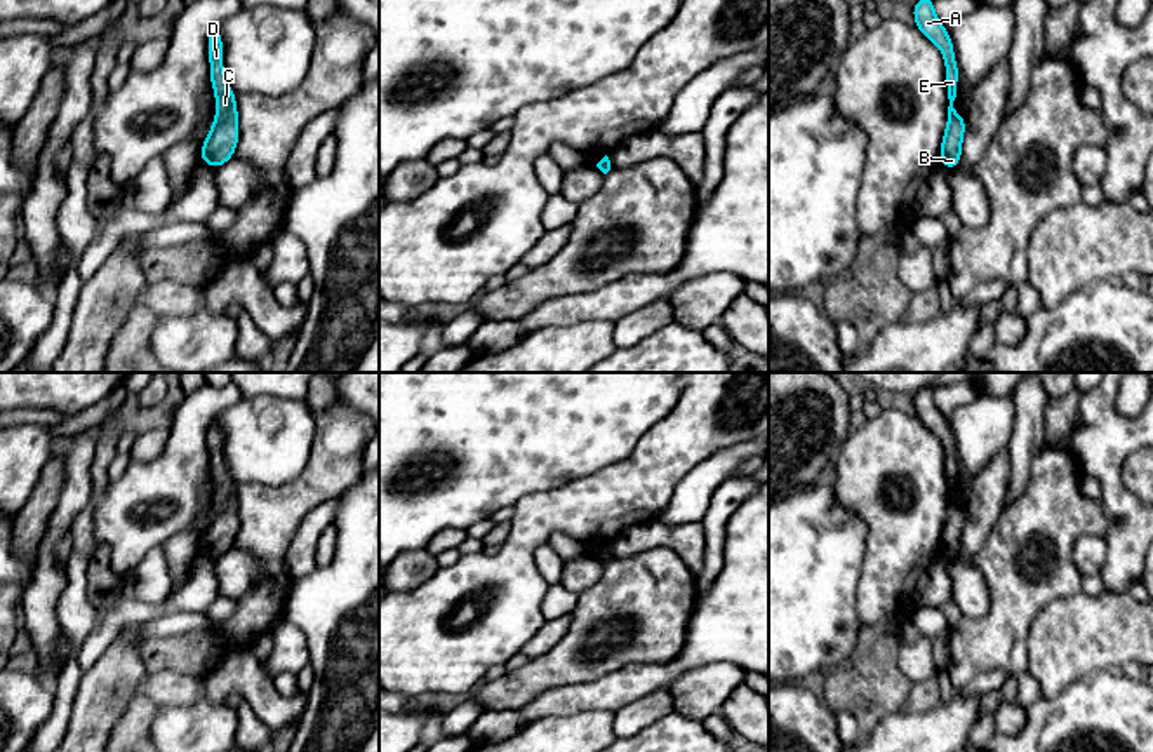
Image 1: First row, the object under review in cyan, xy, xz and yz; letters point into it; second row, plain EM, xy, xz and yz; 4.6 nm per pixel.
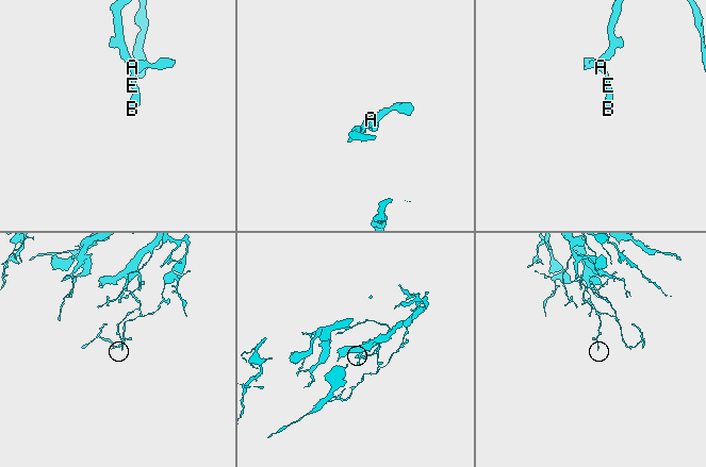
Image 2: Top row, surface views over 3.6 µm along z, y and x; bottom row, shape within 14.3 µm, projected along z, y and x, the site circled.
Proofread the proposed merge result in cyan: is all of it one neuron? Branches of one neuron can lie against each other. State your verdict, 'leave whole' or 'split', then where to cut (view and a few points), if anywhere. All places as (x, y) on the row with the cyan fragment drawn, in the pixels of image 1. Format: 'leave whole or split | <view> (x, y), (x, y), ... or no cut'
leave whole | no cut

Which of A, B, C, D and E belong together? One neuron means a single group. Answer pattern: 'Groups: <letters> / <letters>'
Groups: A B C D E

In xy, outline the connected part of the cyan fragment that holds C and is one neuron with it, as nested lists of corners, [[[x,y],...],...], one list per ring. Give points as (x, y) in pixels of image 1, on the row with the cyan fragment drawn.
[[[214,28],[209,37],[210,84],[216,94],[216,118],[200,148],[200,158],[217,169],[226,164],[237,150],[240,138],[235,92],[223,68],[224,42]]]

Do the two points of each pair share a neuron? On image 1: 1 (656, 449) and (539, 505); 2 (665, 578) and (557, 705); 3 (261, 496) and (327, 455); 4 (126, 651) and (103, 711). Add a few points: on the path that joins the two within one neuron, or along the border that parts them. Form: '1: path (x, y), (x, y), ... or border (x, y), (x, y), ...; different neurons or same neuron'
1: path (626, 479), (600, 505), (569, 505); same neuron
2: border (614, 671), (595, 679), (545, 690), (538, 697); different neurons
3: path (279, 496), (293, 496), (317, 472); same neuron
4: path (120, 665), (103, 697); same neuron

